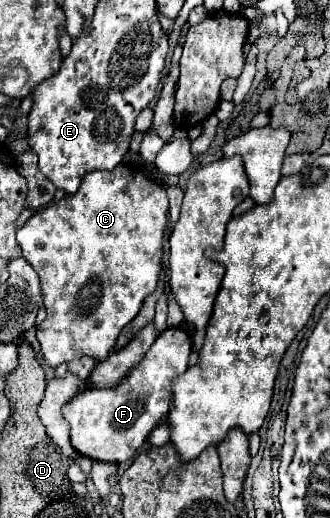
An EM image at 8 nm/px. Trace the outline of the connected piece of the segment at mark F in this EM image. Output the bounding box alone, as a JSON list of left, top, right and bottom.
[63,328,189,464]

